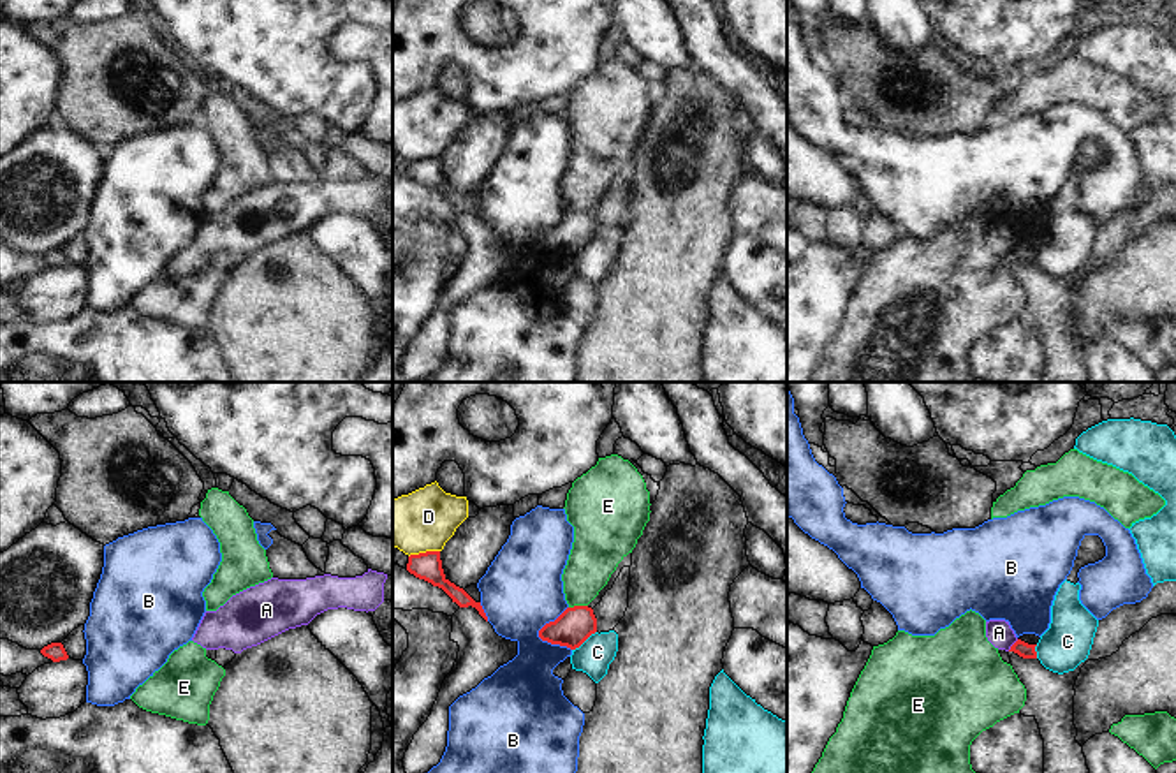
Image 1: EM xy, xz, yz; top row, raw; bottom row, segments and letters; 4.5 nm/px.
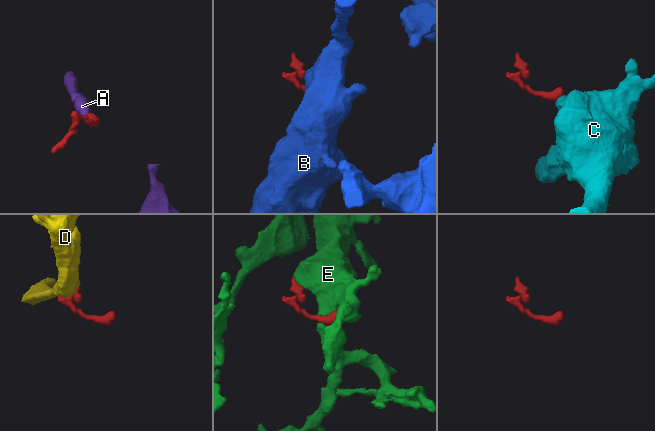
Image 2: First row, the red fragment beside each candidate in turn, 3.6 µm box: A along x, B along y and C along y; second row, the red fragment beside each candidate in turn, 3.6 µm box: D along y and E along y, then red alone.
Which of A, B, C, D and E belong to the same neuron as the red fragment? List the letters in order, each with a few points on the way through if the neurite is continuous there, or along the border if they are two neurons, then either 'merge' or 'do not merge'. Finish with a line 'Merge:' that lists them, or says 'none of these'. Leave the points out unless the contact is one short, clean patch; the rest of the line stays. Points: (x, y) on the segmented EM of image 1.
A: border yz (1018, 640), (1007, 650); do not merge
B: do not merge
C: border xz (595, 631), (573, 650); do not merge
D: border xz (439, 550), (409, 557); do not merge
E: do not merge
Merge: none of these

